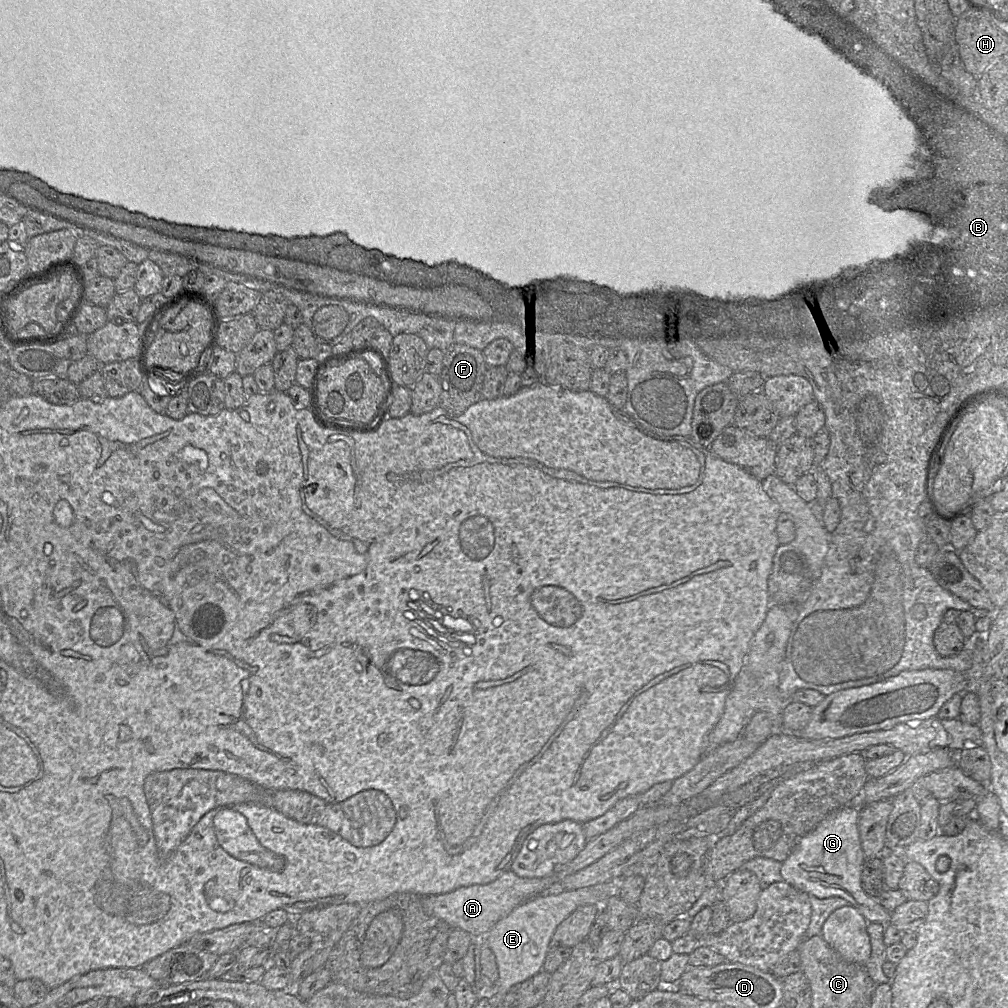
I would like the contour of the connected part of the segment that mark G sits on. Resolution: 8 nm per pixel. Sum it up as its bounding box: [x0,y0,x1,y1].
[781,805,891,925]

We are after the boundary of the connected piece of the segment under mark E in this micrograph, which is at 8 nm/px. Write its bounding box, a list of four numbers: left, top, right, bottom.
[482,879,622,1006]

